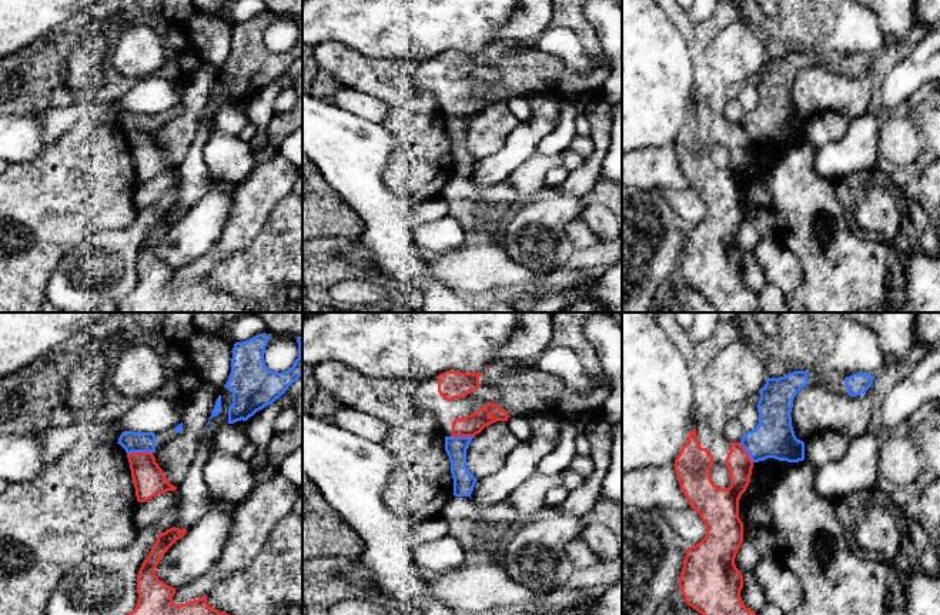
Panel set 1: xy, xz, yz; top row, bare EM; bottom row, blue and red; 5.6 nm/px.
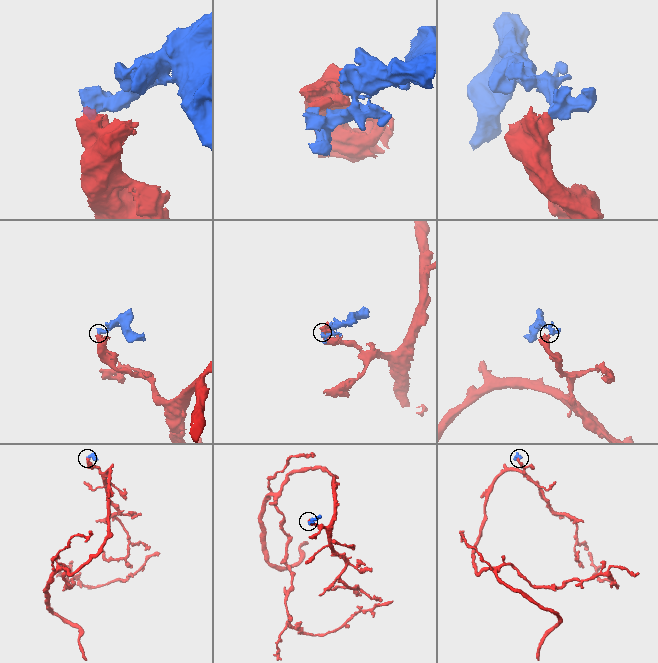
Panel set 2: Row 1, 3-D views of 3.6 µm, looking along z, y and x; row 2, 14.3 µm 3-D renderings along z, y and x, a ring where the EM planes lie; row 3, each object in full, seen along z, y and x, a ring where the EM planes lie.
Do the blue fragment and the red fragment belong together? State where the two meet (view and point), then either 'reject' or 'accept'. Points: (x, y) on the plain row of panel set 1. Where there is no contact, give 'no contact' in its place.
xy (139, 131) | reject

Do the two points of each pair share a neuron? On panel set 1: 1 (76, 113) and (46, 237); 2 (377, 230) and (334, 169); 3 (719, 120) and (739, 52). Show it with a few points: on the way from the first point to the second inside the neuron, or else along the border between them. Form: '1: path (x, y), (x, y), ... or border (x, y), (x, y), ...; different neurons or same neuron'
1: border (107, 124), (90, 119), (79, 120), (47, 144); different neurons
2: path (377, 214), (350, 184); same neuron
3: path (718, 103), (718, 73), (722, 69); same neuron

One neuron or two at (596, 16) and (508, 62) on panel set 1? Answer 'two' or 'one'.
two

